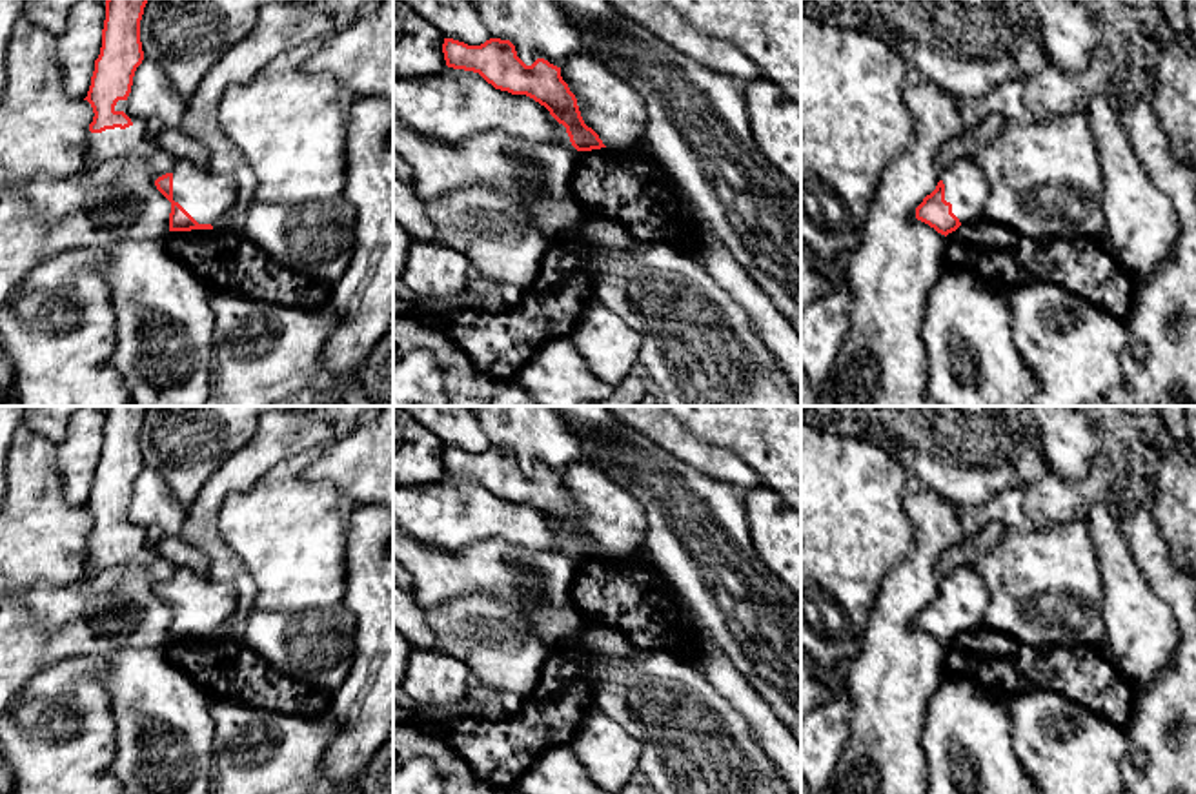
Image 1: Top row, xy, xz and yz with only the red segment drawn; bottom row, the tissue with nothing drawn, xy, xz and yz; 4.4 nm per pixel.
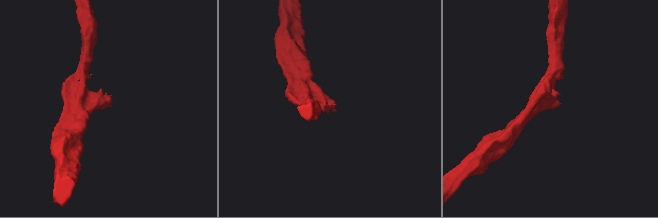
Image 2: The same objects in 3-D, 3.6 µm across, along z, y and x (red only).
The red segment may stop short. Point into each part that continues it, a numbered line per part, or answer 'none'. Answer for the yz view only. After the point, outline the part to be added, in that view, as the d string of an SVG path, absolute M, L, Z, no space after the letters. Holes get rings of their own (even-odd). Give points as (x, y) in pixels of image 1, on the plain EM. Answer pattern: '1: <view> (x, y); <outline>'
1: yz (967, 598); M963 566L947 574L941 588L945 592L945 608L952 612L952 621L961 632L983 626L990 596L974 568Z

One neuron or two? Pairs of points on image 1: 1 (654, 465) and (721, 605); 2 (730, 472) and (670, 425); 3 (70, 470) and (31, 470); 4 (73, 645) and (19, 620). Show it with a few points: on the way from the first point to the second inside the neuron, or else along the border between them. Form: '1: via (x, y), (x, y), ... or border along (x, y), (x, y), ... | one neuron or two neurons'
1: via (678, 499), (696, 523), (699, 545), (714, 570) | one neuron
2: via (716, 463), (698, 454), (683, 439) | one neuron
3: border along (57, 445), (60, 494), (71, 507), (79, 508) | two neurons
4: via (60, 632), (53, 625), (31, 625) | one neuron

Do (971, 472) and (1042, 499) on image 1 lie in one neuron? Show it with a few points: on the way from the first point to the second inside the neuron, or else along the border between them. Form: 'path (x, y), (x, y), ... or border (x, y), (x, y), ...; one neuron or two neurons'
border (1049, 472), (1023, 488); two neurons

